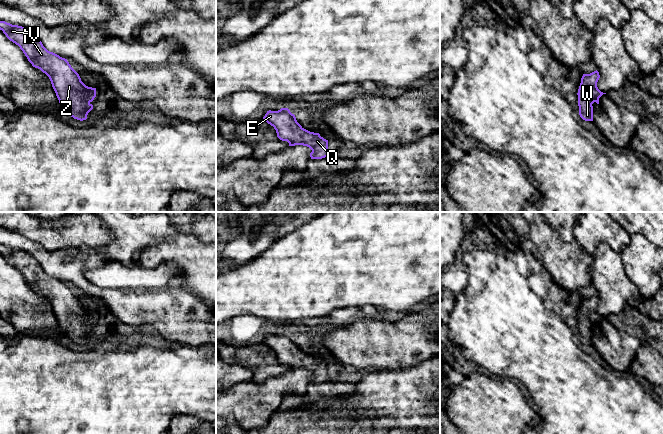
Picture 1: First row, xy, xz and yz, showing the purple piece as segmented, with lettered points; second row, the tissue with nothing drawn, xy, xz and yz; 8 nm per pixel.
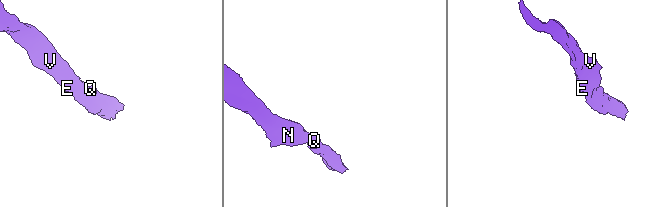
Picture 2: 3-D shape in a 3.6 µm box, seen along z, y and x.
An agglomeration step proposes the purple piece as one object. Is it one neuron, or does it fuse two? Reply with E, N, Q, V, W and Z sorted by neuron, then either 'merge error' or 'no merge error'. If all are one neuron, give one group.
E N Q V W Z | no merge error

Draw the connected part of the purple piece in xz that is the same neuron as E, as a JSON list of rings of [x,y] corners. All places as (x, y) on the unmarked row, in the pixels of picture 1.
[[[281,332],[278,335],[269,334],[263,343],[274,351],[277,361],[282,365],[287,365],[289,370],[309,371],[312,374],[311,383],[329,381],[328,364],[321,361],[319,357],[304,353],[288,332]]]

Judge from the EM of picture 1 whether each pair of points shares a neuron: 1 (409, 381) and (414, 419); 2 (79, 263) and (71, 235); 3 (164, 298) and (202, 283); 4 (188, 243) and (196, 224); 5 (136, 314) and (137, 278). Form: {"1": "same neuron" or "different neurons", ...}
{"1": "same neuron", "2": "different neurons", "3": "different neurons", "4": "different neurons", "5": "different neurons"}

